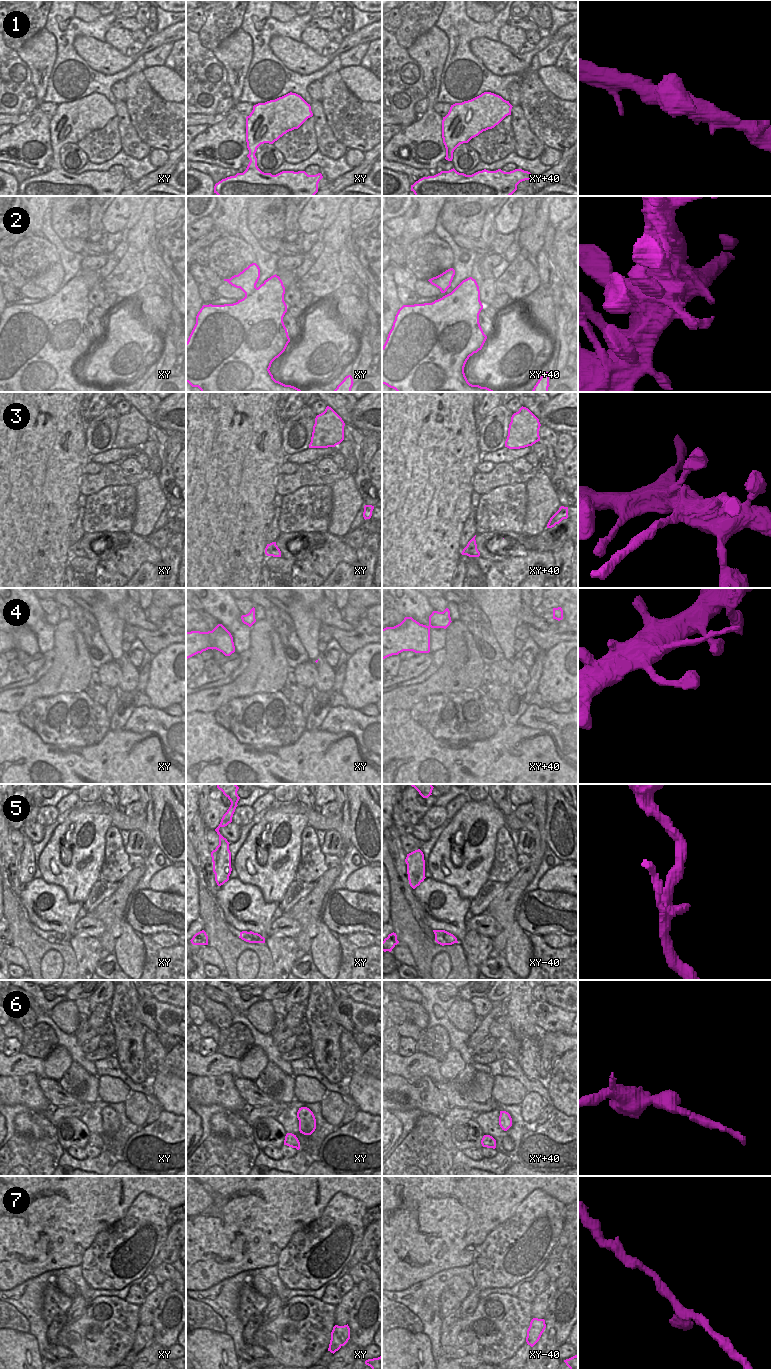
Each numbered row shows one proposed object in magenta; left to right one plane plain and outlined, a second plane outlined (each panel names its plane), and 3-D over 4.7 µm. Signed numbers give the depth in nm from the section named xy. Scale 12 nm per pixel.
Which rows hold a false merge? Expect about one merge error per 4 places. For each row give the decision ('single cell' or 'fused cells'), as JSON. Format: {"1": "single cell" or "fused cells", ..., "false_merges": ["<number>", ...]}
{"1": "single cell", "2": "single cell", "3": "fused cells", "4": "single cell", "5": "fused cells", "6": "single cell", "7": "single cell", "false_merges": ["3", "5"]}

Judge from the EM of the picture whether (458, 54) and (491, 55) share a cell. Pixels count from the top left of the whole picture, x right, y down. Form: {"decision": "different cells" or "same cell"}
{"decision": "different cells"}

